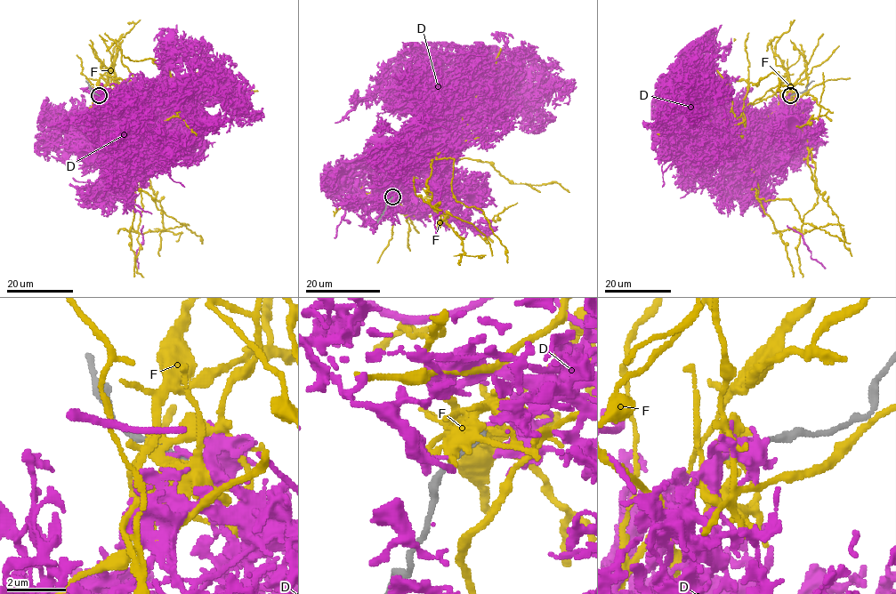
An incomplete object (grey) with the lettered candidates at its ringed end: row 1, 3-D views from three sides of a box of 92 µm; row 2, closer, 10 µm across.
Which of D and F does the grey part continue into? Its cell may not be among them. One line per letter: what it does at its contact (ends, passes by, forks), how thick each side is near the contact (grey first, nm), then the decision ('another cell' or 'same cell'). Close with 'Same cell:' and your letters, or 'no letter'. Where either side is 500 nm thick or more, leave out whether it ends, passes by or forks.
D: it ends | 190/240 nm | another cell
F: it forks | 170/150 nm | another cell
Same cell: no letter

